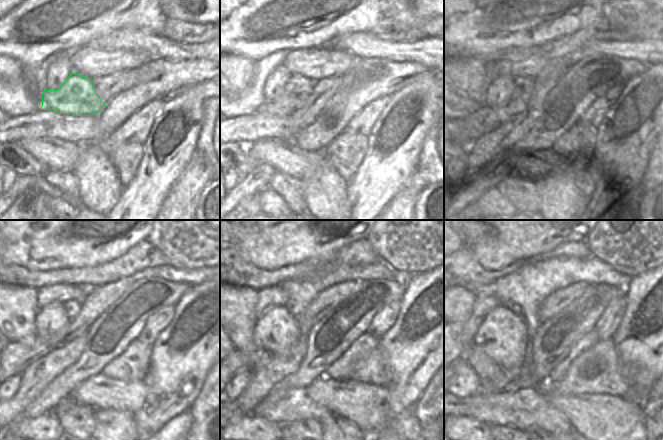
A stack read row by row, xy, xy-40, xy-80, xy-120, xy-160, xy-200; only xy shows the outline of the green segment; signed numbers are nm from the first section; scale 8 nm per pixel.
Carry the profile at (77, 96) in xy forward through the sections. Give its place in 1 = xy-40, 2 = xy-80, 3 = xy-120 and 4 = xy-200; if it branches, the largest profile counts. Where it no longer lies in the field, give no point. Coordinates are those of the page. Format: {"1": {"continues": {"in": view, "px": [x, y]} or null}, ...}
{"1": {"continues": {"in": "xy-40", "px": [298, 89]}}, "2": {"continues": {"in": "xy-80", "px": [520, 84]}}, "3": {"continues": {"in": "xy-120", "px": [72, 307]}}, "4": {"continues": {"in": "xy-200", "px": [514, 307]}}}

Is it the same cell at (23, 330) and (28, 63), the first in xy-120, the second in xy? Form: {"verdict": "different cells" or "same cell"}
{"verdict": "different cells"}

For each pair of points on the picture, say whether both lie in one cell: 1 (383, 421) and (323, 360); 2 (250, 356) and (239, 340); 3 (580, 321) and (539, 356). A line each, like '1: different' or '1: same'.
1: different
2: same
3: same

